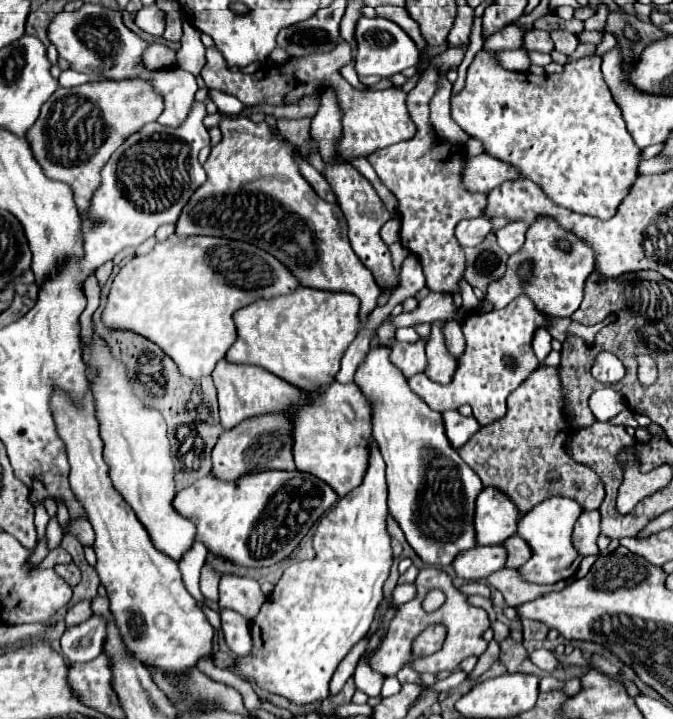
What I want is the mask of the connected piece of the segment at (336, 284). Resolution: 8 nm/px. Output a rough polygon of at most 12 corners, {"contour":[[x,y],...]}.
{"contour":[[225,118],[175,234],[225,236],[301,286],[381,288],[341,208],[265,122]]}

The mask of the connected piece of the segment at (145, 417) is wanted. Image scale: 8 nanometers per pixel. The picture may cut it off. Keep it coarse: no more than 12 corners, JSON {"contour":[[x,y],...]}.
{"contour":[[95,336],[83,360],[113,486],[173,560],[195,526],[171,506],[159,410]]}

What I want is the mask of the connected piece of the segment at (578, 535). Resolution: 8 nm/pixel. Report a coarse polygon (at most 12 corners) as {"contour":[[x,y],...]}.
{"contour":[[599,510],[581,512],[571,542],[581,556],[597,556]]}

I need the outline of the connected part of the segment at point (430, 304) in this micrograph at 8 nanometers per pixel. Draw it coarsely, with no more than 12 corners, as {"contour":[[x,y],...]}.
{"contour":[[449,294],[425,296],[417,310],[389,316],[395,326],[451,320],[459,312]]}

